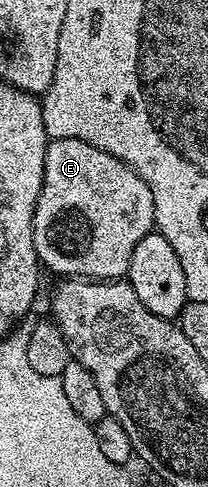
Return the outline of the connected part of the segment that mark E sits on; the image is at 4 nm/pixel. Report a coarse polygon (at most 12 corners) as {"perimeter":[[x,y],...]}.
{"perimeter":[[48,141],[35,251],[119,280],[155,224],[132,166]]}

